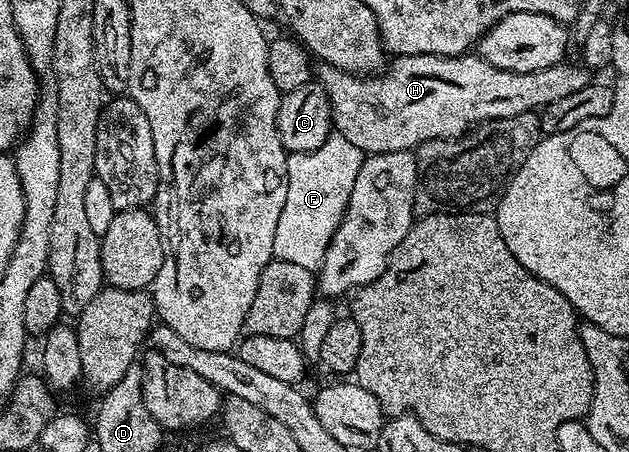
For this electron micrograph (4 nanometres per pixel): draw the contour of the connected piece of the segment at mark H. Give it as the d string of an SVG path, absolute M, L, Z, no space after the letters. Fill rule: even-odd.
M466 52L456 58L440 58L434 54L402 54L394 57L379 76L362 76L357 72L340 70L324 64L316 67L316 81L329 97L333 117L333 130L341 134L355 148L366 155L400 150L416 151L417 147L433 138L459 138L470 128L490 122L493 118L519 116L528 110L537 112L563 96L572 96L579 88L590 85L590 71L584 65L572 66L569 60L559 62L551 68L539 68L535 72L507 72L495 68L476 53Z

